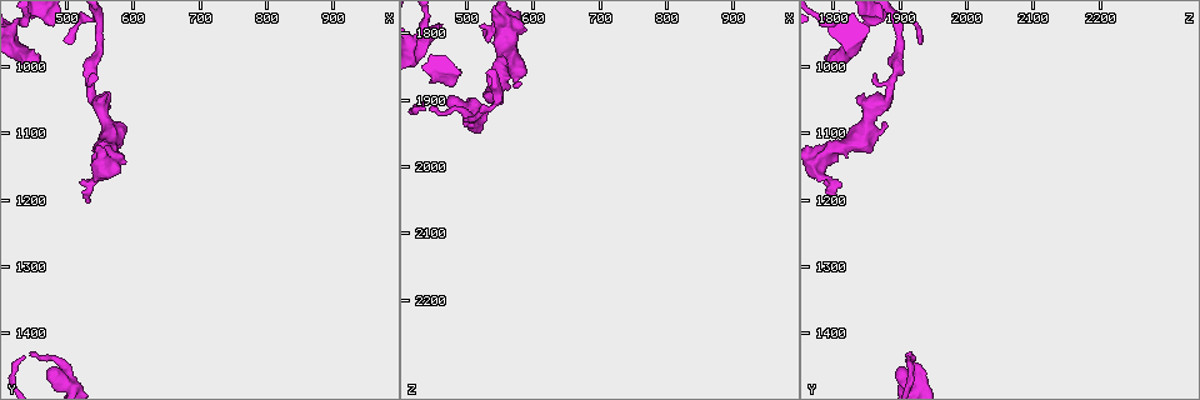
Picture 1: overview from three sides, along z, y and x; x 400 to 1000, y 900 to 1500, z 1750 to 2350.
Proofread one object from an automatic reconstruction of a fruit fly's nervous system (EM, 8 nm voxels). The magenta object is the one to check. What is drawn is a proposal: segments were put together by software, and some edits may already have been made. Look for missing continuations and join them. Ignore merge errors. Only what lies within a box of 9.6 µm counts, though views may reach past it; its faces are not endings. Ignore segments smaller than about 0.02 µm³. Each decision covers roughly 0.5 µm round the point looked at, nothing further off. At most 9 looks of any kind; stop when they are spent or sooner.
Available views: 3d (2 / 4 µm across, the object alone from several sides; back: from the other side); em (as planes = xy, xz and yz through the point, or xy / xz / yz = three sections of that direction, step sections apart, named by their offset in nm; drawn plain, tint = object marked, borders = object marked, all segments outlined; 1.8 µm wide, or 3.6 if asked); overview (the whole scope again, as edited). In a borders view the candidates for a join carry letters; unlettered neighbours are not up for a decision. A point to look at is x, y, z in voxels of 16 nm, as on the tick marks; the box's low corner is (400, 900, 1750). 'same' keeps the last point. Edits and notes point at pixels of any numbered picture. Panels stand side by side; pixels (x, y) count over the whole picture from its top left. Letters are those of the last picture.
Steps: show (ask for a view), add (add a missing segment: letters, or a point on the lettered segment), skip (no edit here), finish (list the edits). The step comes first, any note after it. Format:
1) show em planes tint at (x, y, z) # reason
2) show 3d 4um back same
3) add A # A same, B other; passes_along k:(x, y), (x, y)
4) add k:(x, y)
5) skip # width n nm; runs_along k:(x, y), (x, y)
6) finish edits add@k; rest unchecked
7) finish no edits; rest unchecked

show em planes borders at (535, 1205, 1815) # an open end

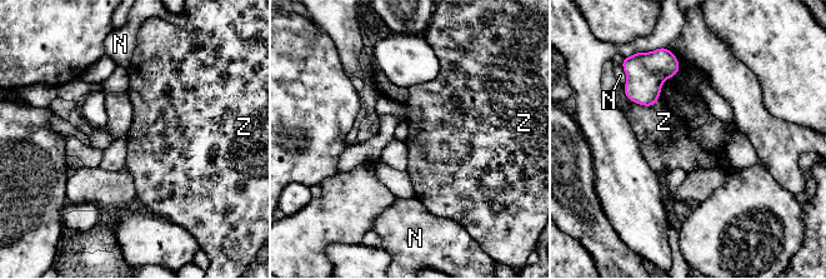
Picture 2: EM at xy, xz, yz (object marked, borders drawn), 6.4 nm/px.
skip # N other, Z other; border 2:(675, 54), (654, 104), (627, 99); none of them fits

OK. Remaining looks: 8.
show em planes borders at (495, 960, 1930) # an open end

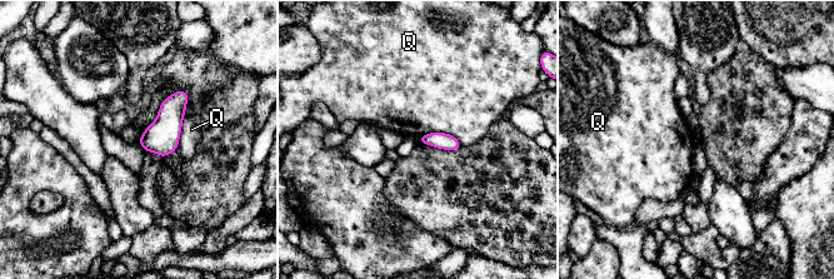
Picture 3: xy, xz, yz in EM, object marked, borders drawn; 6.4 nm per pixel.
skip # Q other; border 3:(418, 136), (449, 133), (462, 144); no lettered segment goes on from it

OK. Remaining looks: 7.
show em yz step 4 tint at (465, 1005, 1785) # an open end

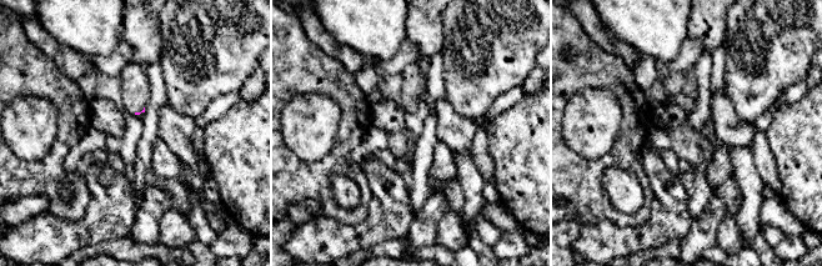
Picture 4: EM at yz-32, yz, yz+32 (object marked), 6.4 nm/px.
show em xy step 4 borders same

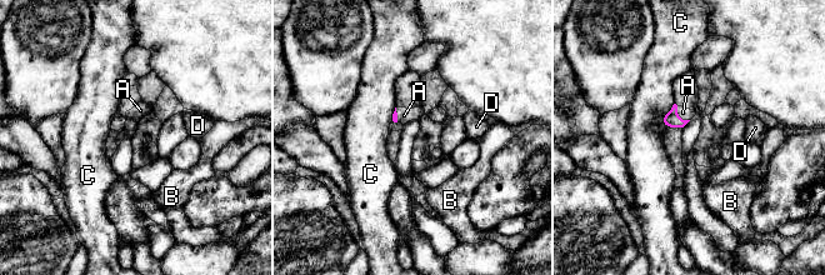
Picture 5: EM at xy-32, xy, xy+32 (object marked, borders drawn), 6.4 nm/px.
add A # A same, B other, C other, D other; passes_along 5:(671, 119), (678, 116), (683, 113); it goes on there

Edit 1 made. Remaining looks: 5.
show overview # redraw

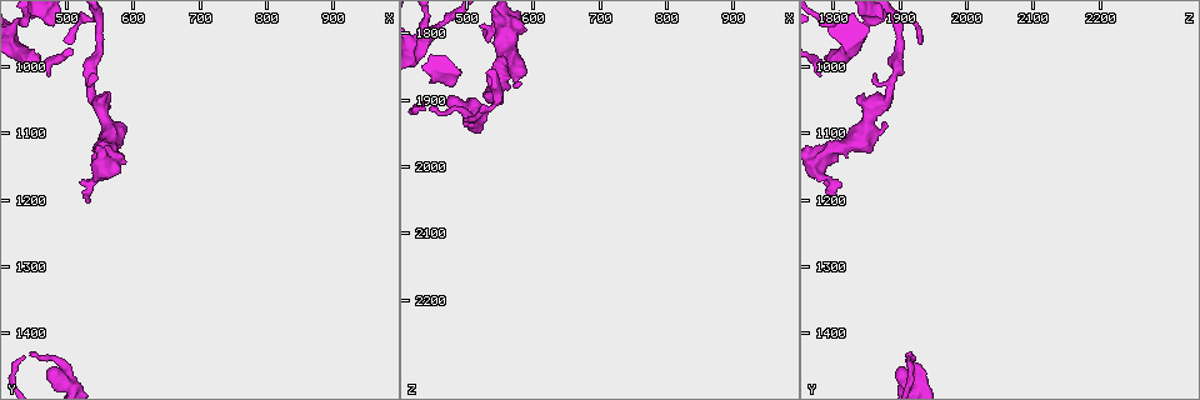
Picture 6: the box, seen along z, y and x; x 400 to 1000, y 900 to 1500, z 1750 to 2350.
show em planes borders at (580, 1085, 1875) # thick end

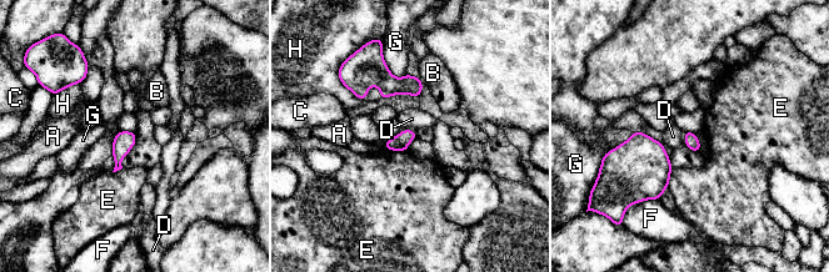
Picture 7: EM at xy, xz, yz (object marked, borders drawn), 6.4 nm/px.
skip # A other, B other, C other, D other, E other, F other, G other, H other; none of them fits

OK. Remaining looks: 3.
finish edits add@5; rest unchecked

